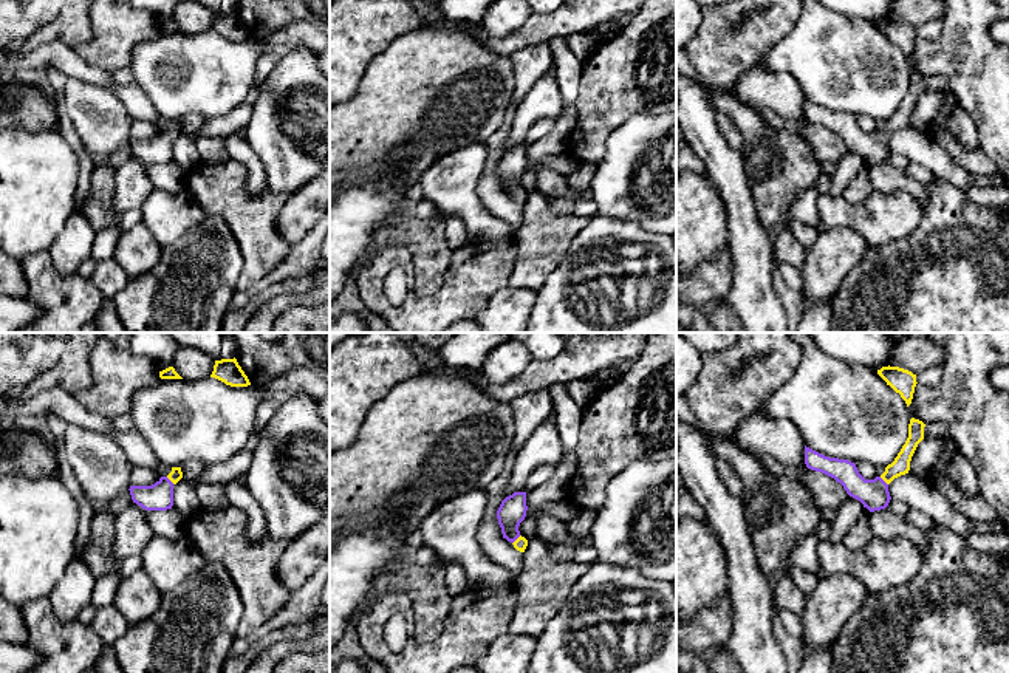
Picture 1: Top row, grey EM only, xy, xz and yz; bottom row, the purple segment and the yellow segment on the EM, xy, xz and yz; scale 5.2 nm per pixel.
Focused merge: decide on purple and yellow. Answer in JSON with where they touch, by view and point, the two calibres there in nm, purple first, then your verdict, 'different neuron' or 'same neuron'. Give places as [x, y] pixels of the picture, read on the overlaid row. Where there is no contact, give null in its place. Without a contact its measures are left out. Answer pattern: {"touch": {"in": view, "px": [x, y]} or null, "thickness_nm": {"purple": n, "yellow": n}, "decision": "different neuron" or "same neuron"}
{"touch": {"in": "xz", "px": [516, 539]}, "thickness_nm": {"purple": 140, "yellow": 70}, "decision": "same neuron"}

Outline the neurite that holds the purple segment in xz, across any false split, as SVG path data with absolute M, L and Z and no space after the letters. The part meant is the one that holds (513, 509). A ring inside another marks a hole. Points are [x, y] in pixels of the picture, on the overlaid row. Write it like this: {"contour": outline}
{"contour": "M514 492L512 495L506 497L497 511L503 538L511 541L520 552L525 552L528 546L528 540L522 537L518 531L520 523L526 517L526 511L526 492Z"}

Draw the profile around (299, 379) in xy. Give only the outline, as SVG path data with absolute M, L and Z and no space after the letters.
M292 367L282 376L265 384L252 385L262 399L283 404L297 393L310 393L316 398L330 393L330 384L306 367Z

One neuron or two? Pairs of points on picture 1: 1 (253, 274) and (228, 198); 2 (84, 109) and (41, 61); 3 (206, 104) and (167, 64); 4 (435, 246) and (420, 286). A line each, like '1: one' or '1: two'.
1: one
2: two
3: one
4: one

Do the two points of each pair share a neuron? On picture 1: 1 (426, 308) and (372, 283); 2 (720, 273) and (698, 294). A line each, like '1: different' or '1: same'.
1: same
2: same

